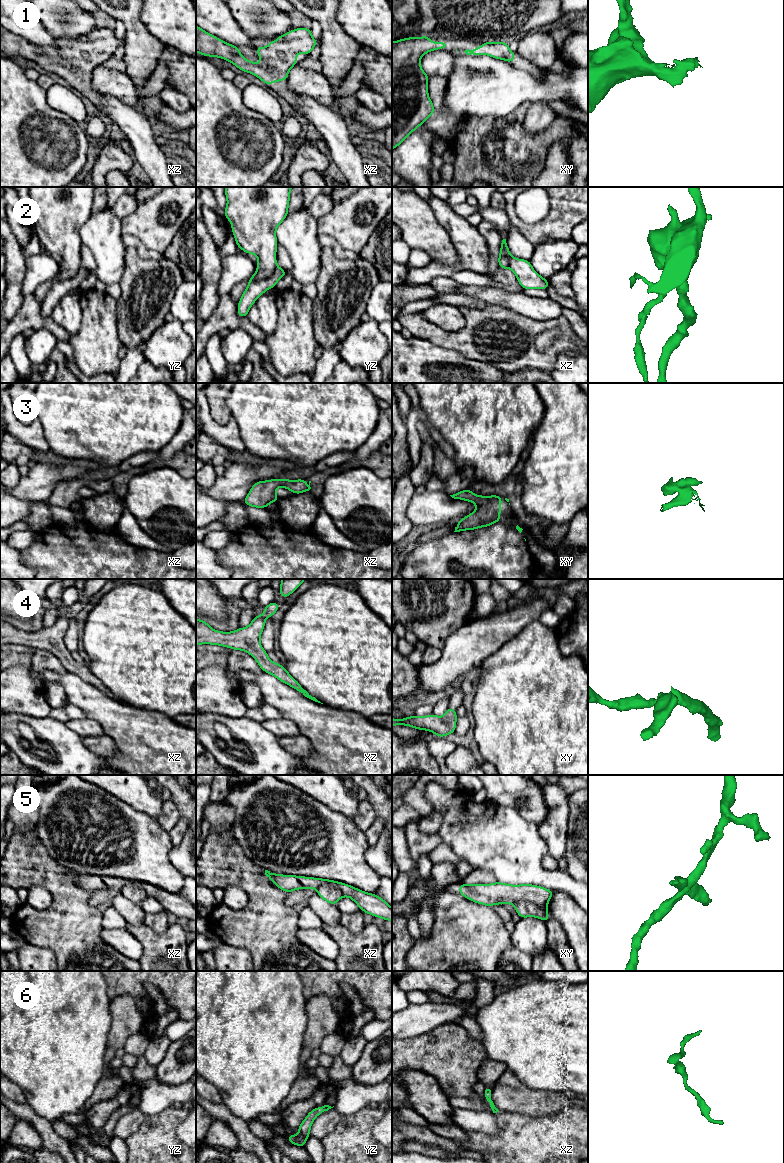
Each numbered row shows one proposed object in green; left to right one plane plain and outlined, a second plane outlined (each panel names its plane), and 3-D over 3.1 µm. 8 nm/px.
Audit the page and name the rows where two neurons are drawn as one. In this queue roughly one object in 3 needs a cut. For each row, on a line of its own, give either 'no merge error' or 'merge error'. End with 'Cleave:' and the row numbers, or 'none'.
1: no merge error
2: merge error
3: no merge error
4: no merge error
5: merge error
6: no merge error
Cleave: 2, 5

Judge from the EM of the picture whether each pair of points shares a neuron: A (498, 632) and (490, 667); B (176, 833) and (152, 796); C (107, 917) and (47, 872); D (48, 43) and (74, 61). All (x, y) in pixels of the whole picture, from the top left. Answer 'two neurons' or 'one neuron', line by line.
A: two neurons
B: two neurons
C: two neurons
D: two neurons

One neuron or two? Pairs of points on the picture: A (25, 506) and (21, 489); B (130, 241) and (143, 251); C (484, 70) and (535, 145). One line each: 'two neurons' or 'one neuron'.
A: two neurons
B: one neuron
C: two neurons

